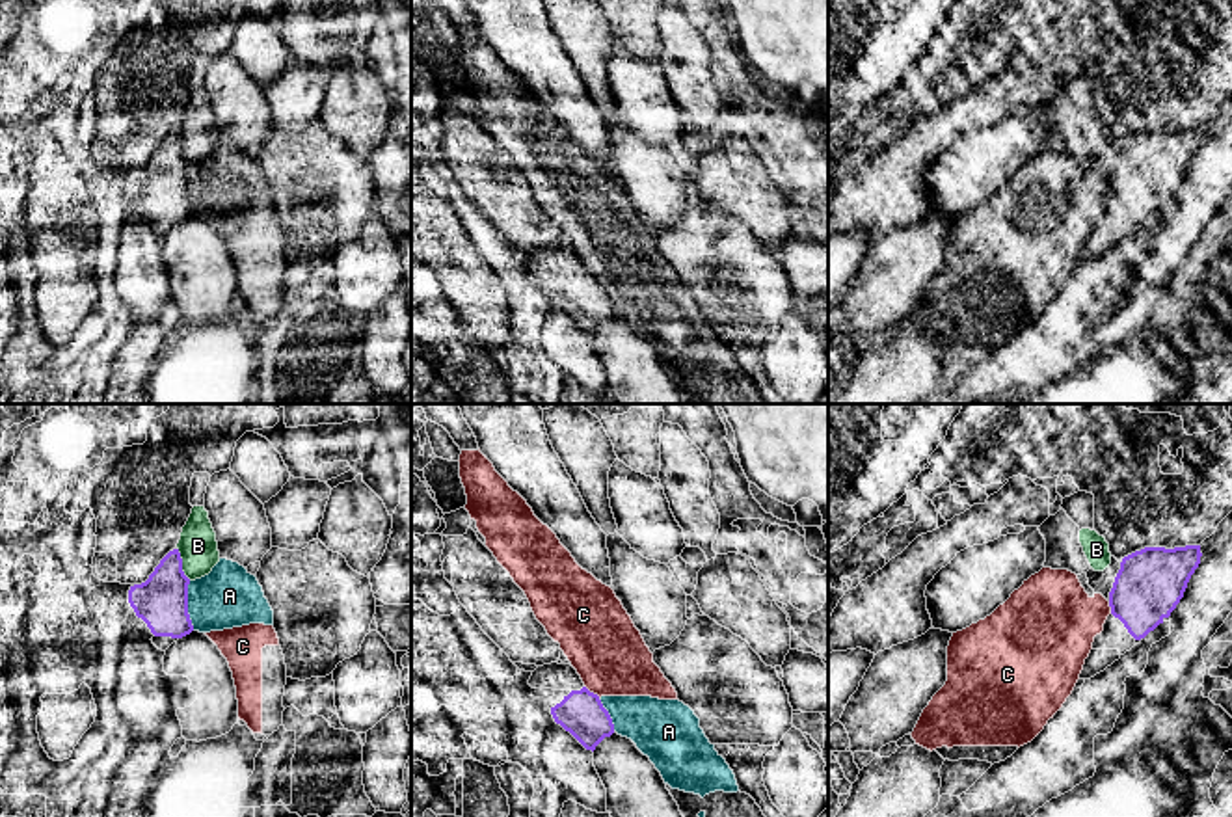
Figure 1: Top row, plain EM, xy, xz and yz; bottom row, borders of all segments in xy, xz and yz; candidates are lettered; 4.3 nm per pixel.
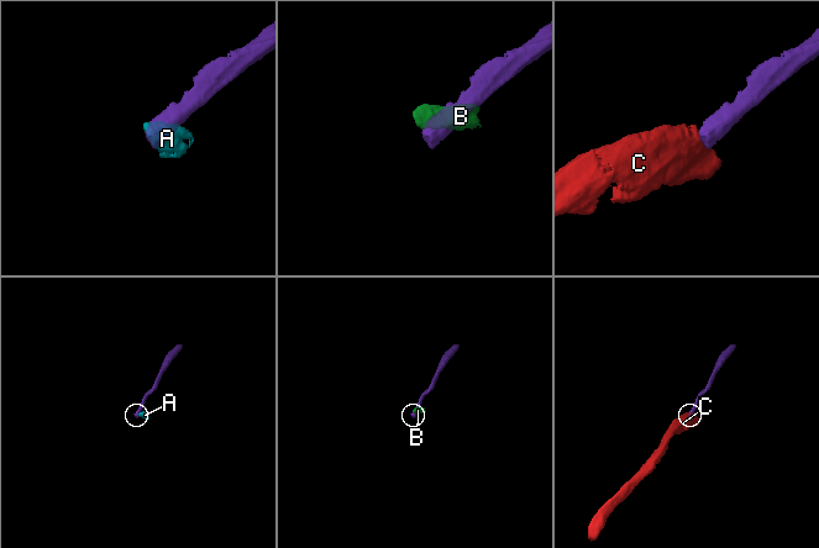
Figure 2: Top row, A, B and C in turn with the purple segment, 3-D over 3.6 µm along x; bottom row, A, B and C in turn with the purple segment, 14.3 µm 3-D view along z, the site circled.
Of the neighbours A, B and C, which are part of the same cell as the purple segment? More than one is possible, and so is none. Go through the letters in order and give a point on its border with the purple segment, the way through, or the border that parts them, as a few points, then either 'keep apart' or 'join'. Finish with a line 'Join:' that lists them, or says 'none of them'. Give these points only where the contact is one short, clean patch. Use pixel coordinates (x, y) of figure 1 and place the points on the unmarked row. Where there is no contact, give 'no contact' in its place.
A: xy (187, 188) | along xy (188, 164), (188, 201), (194, 213) | keep apart
B: xy (181, 147) | keep apart
C: xz (592, 276) | along xz (585, 268), (600, 280) | keep apart
Join: none of them

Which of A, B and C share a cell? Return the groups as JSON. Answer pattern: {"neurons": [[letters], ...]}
{"neurons": [["A", "C"], ["B"]]}

